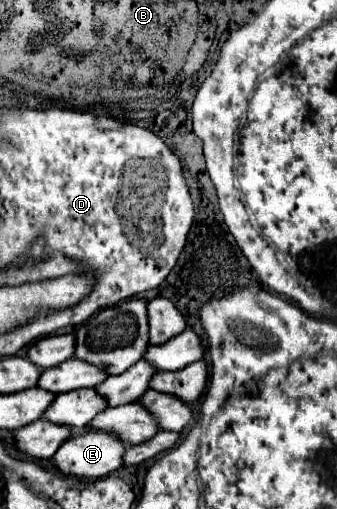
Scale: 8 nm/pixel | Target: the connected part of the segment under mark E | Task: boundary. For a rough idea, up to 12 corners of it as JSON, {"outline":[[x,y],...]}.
{"outline":[[104,431],[70,437],[54,455],[62,473],[104,477],[128,445]]}

